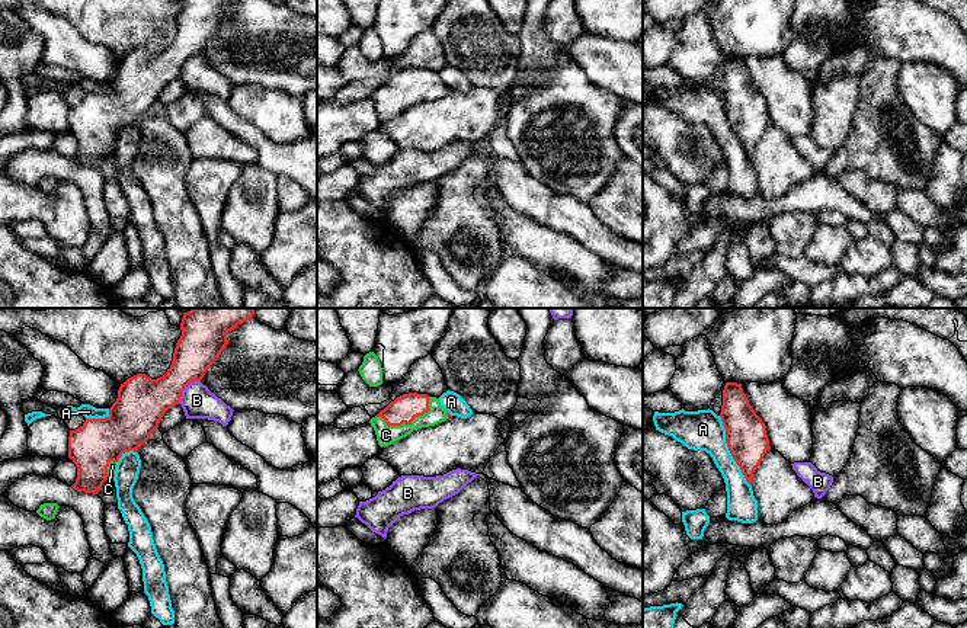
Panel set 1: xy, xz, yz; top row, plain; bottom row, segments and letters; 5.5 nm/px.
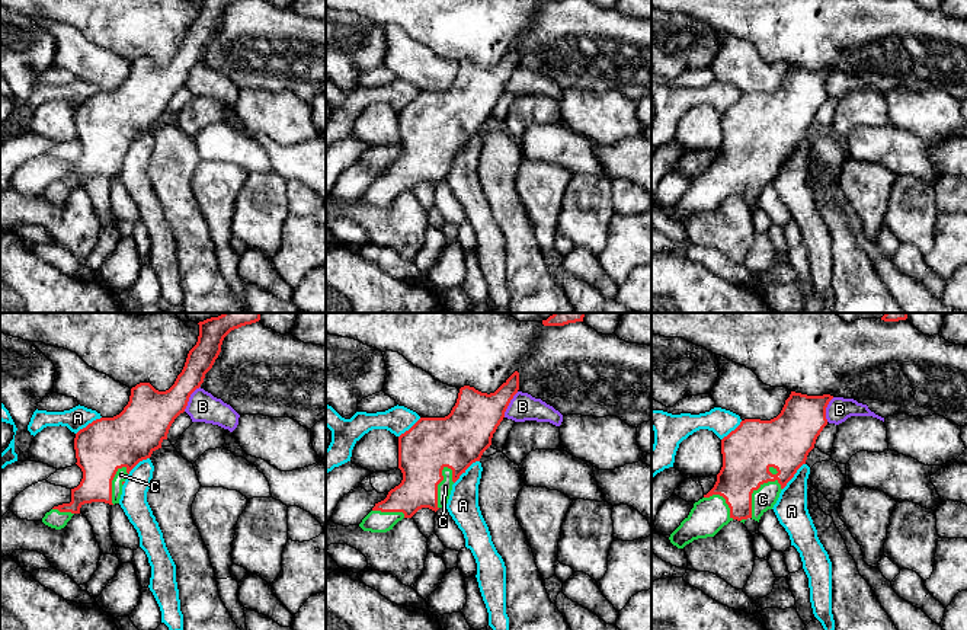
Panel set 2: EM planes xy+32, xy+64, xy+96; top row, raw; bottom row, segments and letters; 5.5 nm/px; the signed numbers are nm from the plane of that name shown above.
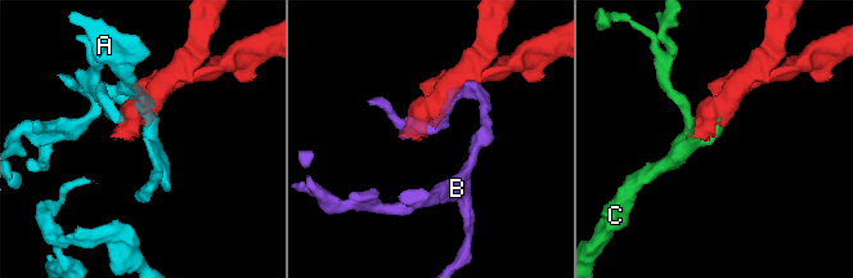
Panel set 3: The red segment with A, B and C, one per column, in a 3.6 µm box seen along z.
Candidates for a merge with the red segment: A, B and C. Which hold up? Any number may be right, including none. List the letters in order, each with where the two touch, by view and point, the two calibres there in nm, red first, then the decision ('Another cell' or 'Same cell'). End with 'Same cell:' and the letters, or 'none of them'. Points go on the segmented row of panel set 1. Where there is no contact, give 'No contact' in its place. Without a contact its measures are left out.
A: Touches red at yz (729, 449). Thickness 220 nm (red) against 220 nm. Another cell
B: Touches red at xy (185, 387). Thickness 280 nm (red) against 180 nm. Another cell
C: Touches red at xz (407, 423). Thickness 150 nm (red) against 110 nm. Same cell
Same cell: C

